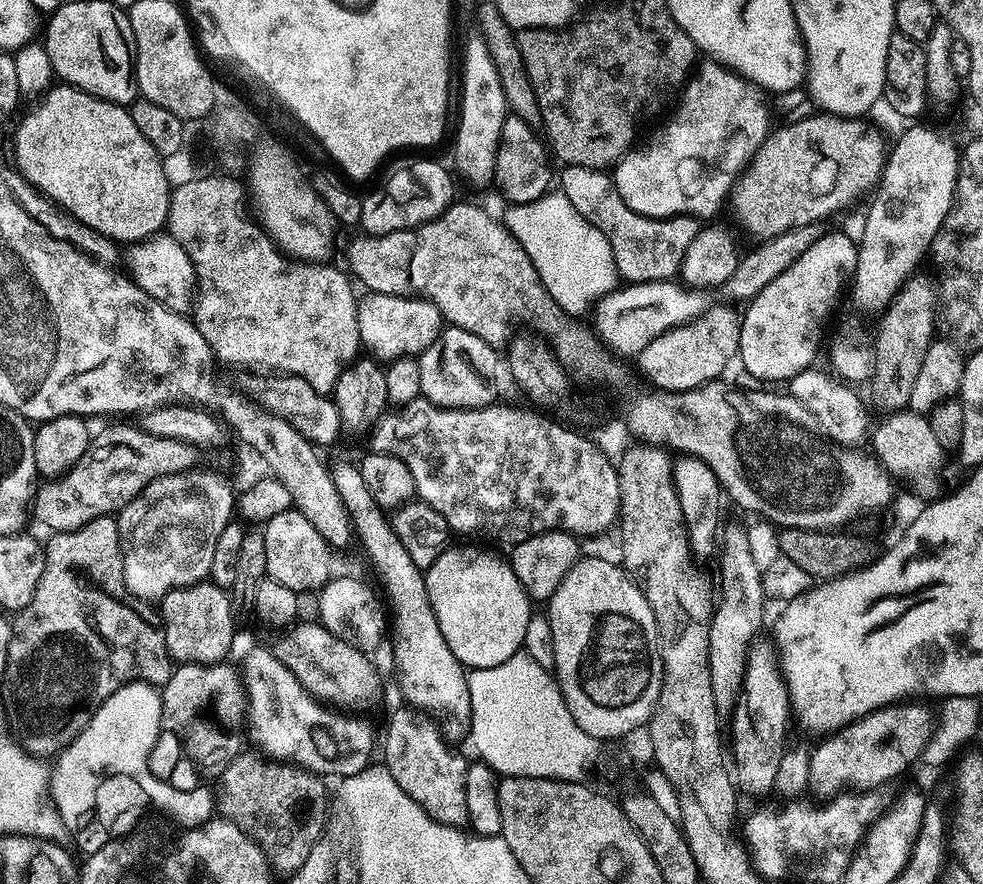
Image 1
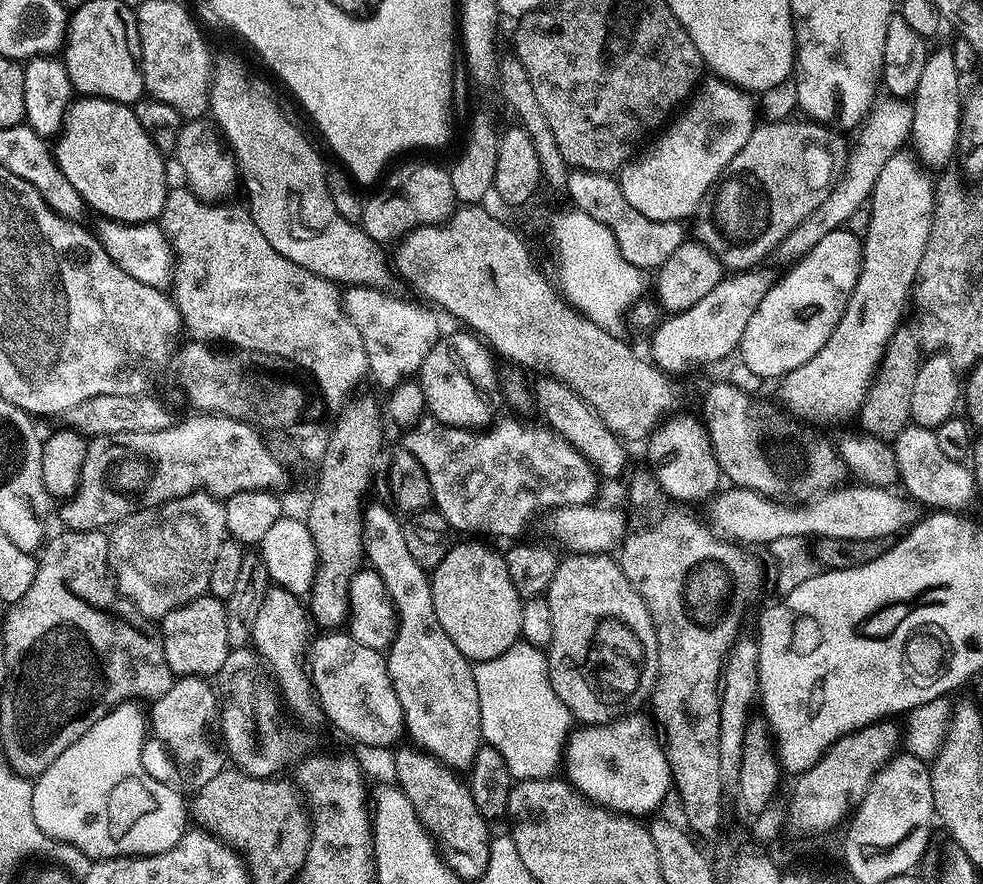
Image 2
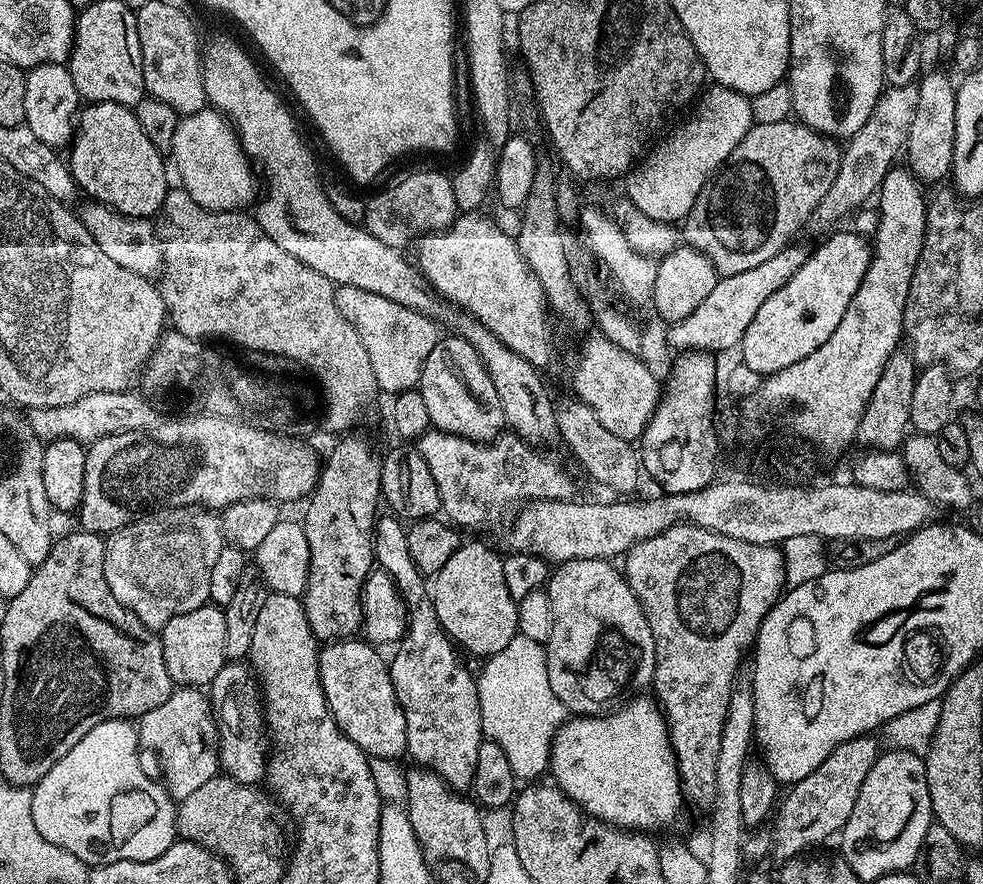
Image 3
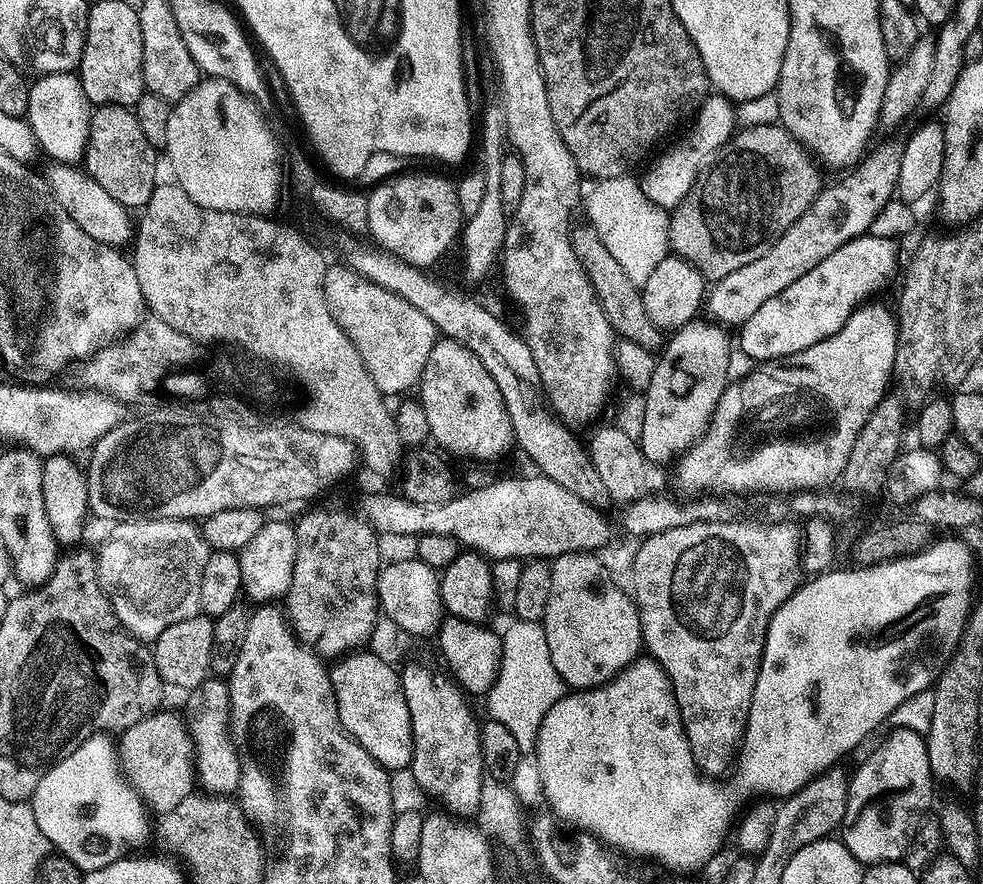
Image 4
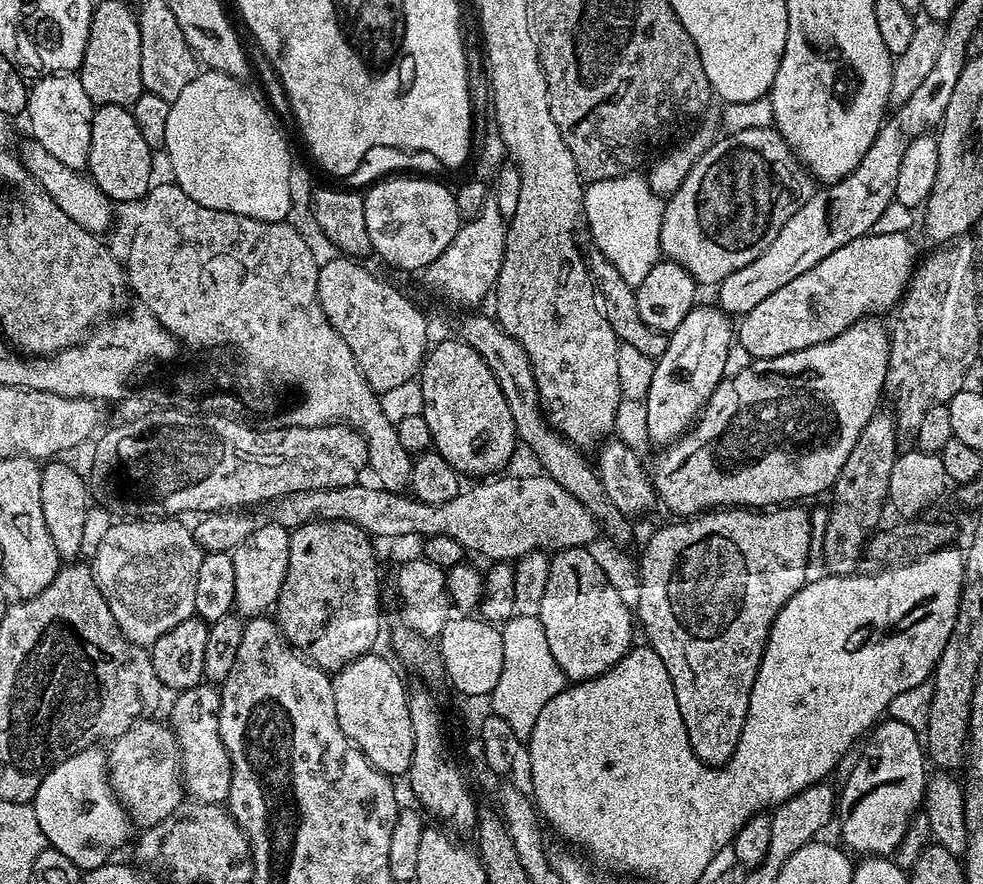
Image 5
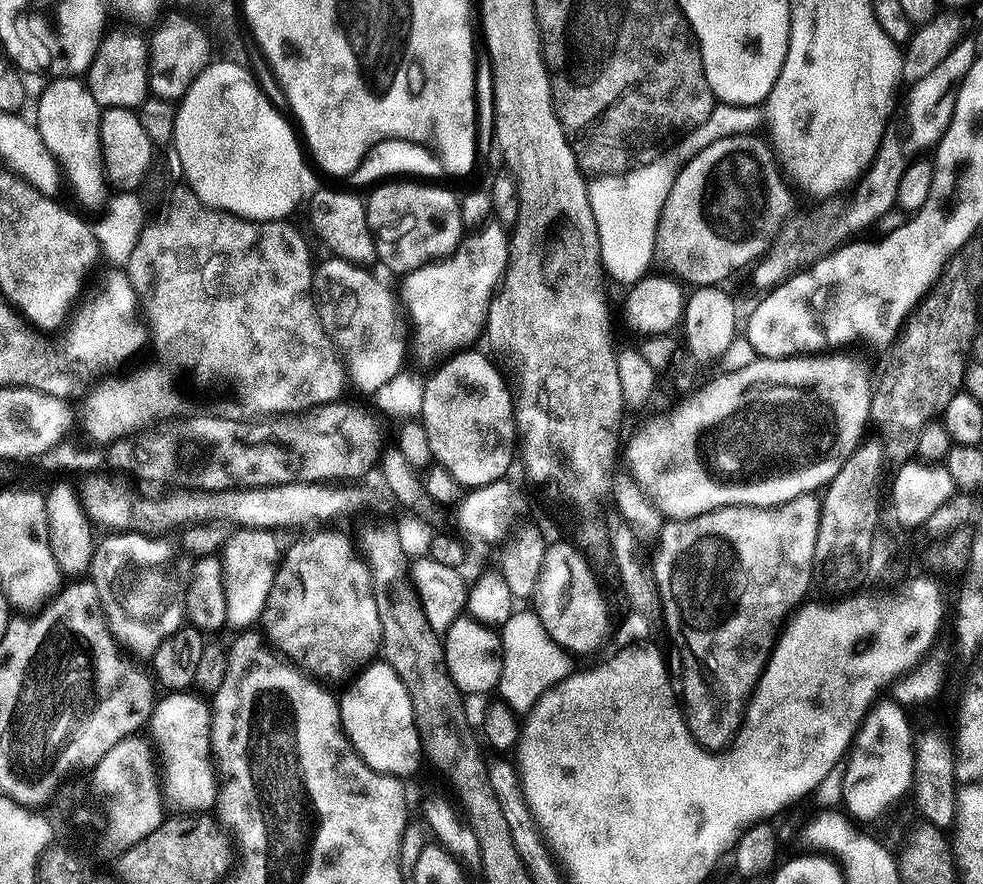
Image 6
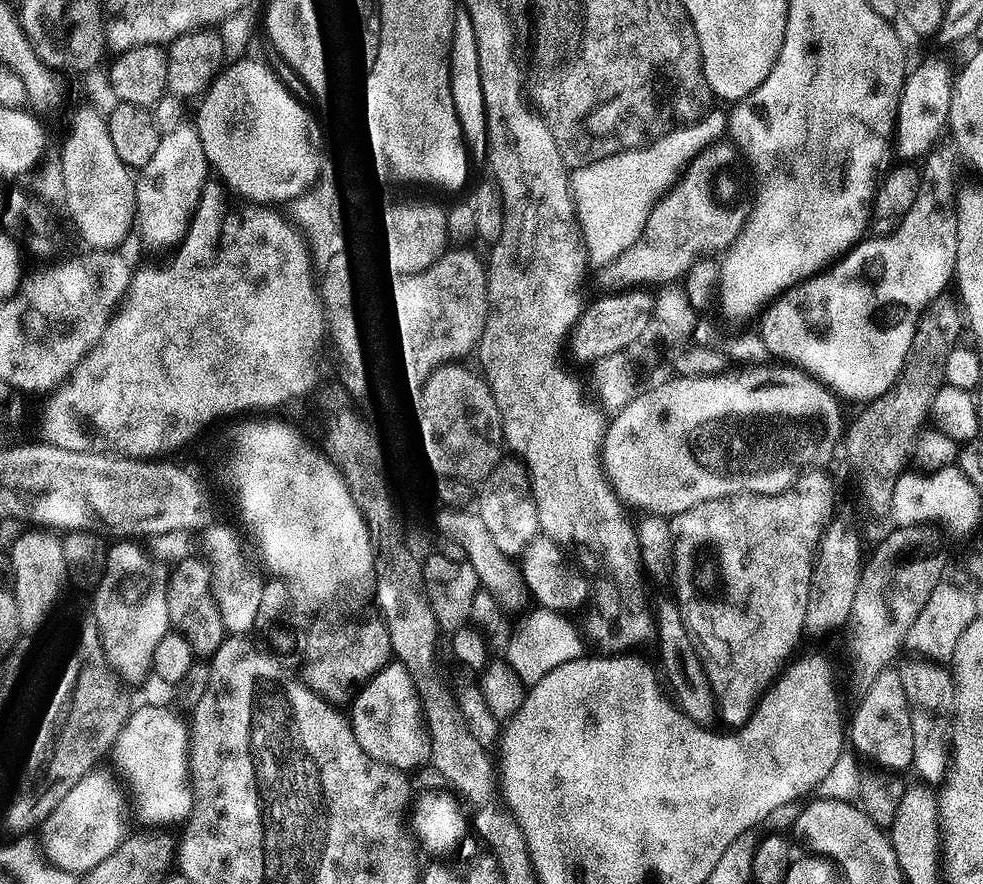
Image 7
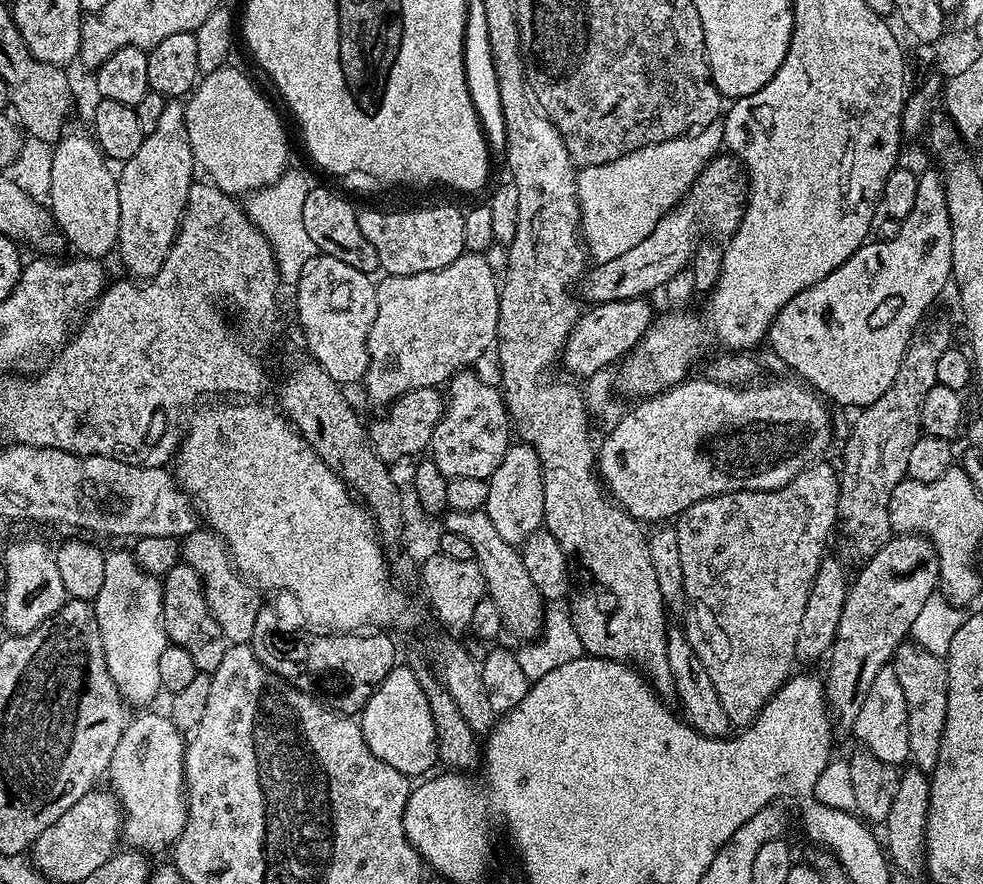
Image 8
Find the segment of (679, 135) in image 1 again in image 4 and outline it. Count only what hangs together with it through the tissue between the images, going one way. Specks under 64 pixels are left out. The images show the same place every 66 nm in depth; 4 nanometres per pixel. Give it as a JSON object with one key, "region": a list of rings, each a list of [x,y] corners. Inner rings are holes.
{"region":[[[709,95],[697,110],[690,127],[692,129],[673,148],[665,147],[663,149],[665,152],[649,166],[648,173],[642,176],[644,197],[659,208],[665,210],[676,208],[682,202],[682,198],[686,198],[686,194],[690,194],[690,190],[705,169],[720,155],[724,145],[732,139],[738,128],[733,101],[729,100],[727,96]]]}

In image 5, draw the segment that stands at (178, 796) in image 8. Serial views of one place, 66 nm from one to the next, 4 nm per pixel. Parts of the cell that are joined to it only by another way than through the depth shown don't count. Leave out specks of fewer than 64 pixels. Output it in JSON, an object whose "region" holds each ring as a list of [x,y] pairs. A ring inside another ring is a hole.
{"region":[[[201,682],[195,688],[179,693],[175,699],[170,728],[178,745],[182,787],[195,803],[223,805],[232,781],[232,763],[218,730],[216,716],[220,713],[220,693],[213,685]]]}

